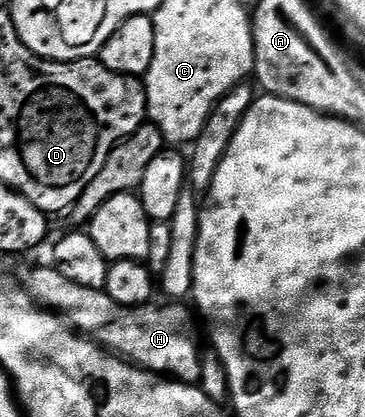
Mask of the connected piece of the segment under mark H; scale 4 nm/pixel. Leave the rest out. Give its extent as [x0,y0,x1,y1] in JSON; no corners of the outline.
[22,266,202,384]

